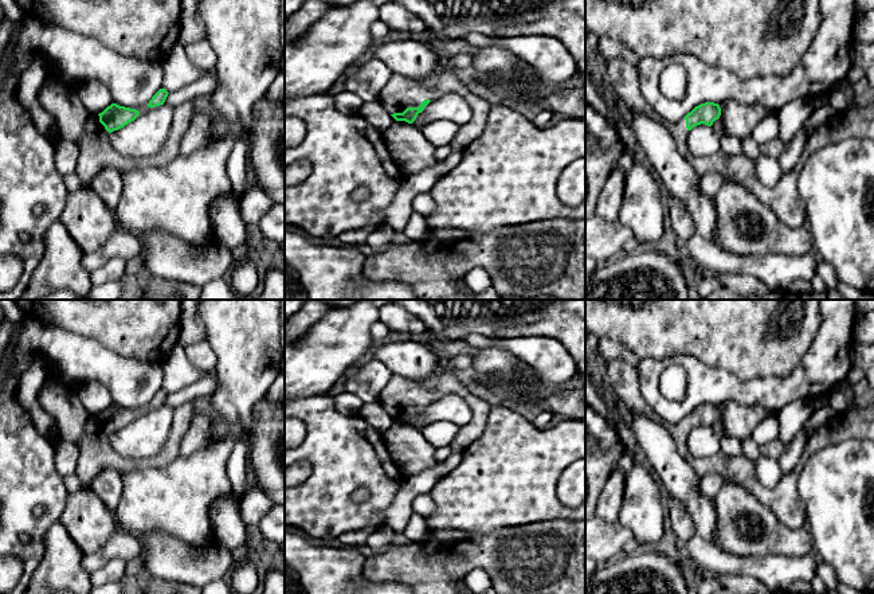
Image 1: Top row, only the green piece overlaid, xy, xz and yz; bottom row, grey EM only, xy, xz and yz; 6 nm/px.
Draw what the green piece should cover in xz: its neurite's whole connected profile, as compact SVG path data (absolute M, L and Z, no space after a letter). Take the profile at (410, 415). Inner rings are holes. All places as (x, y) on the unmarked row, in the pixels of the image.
M447 363L423 383L392 375L380 392L379 403L396 422L412 425L432 400L451 394L463 398L470 407L470 422L459 426L456 435L448 445L452 453L463 453L483 434L491 406L482 396L473 395L458 380Z

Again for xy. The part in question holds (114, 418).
M185 402L173 410L166 442L157 456L149 458L128 458L110 446L110 434L134 422L140 413L111 405L99 415L90 415L82 439L78 442L79 458L75 473L83 488L103 469L114 469L119 474L144 468L168 465L180 456L181 441L195 417L193 402Z

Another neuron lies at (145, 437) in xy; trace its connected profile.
M166 406L148 409L124 429L110 434L110 446L128 458L149 458L164 448L173 410Z

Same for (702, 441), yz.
M705 425L694 427L687 435L687 448L695 457L705 458L721 453L721 442L712 427Z

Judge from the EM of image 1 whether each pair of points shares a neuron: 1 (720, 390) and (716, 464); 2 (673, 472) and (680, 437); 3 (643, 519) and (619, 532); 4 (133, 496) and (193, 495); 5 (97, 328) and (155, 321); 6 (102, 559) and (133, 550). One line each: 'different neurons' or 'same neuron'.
1: different neurons
2: different neurons
3: different neurons
4: same neuron
5: same neuron
6: same neuron

